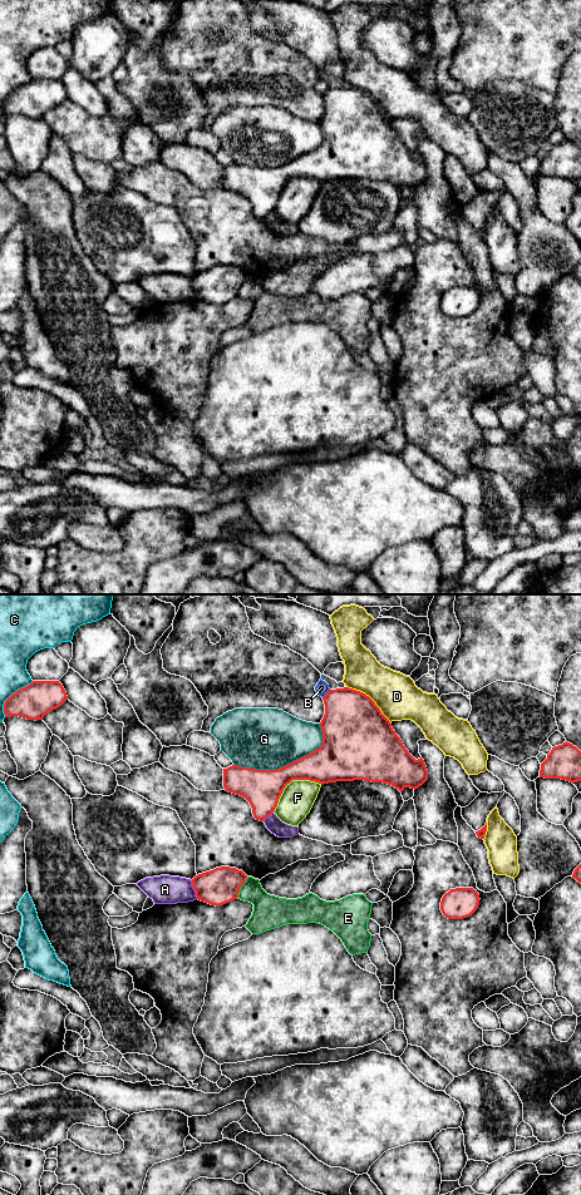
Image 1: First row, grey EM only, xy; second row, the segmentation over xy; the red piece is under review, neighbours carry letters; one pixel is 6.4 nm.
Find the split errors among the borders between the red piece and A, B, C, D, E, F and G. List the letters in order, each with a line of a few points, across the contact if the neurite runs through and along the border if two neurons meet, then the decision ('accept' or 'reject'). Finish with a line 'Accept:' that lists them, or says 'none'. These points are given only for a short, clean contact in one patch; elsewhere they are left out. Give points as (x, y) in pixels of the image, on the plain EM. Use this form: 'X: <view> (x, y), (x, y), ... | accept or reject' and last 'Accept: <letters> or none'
A: reject
B: reject
C: reject
D: reject
E: xy (247, 275), (237, 295) | reject
F: reject
G: reject
Accept: none

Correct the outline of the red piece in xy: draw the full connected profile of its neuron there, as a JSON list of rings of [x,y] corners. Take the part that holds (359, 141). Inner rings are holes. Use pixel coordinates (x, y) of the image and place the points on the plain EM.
[[[344,85],[329,88],[322,98],[322,142],[317,148],[277,168],[256,168],[237,163],[223,167],[225,188],[245,196],[256,218],[265,219],[275,209],[284,187],[292,178],[310,178],[321,183],[364,178],[392,183],[400,191],[405,186],[415,188],[428,178],[424,158],[415,158],[409,152],[390,119],[369,94]]]

